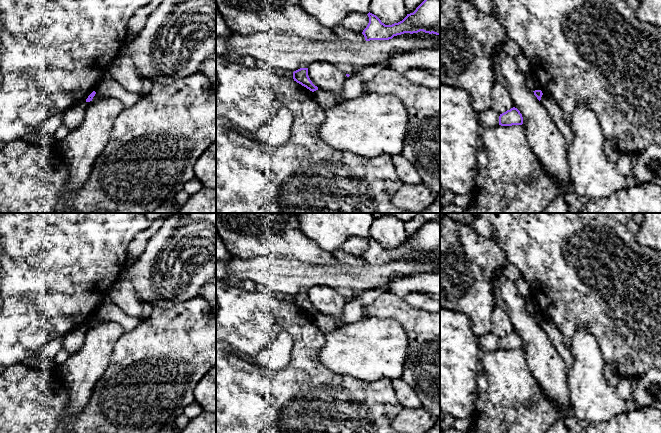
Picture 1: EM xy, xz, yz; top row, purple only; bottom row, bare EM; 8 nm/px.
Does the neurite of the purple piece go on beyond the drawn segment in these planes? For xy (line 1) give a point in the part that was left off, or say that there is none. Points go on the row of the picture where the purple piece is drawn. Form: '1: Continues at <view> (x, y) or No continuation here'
1: No continuation here

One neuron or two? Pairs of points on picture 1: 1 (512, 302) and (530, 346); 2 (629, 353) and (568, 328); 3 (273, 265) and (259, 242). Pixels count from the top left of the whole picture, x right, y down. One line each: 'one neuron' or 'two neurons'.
1: one neuron
2: one neuron
3: two neurons

